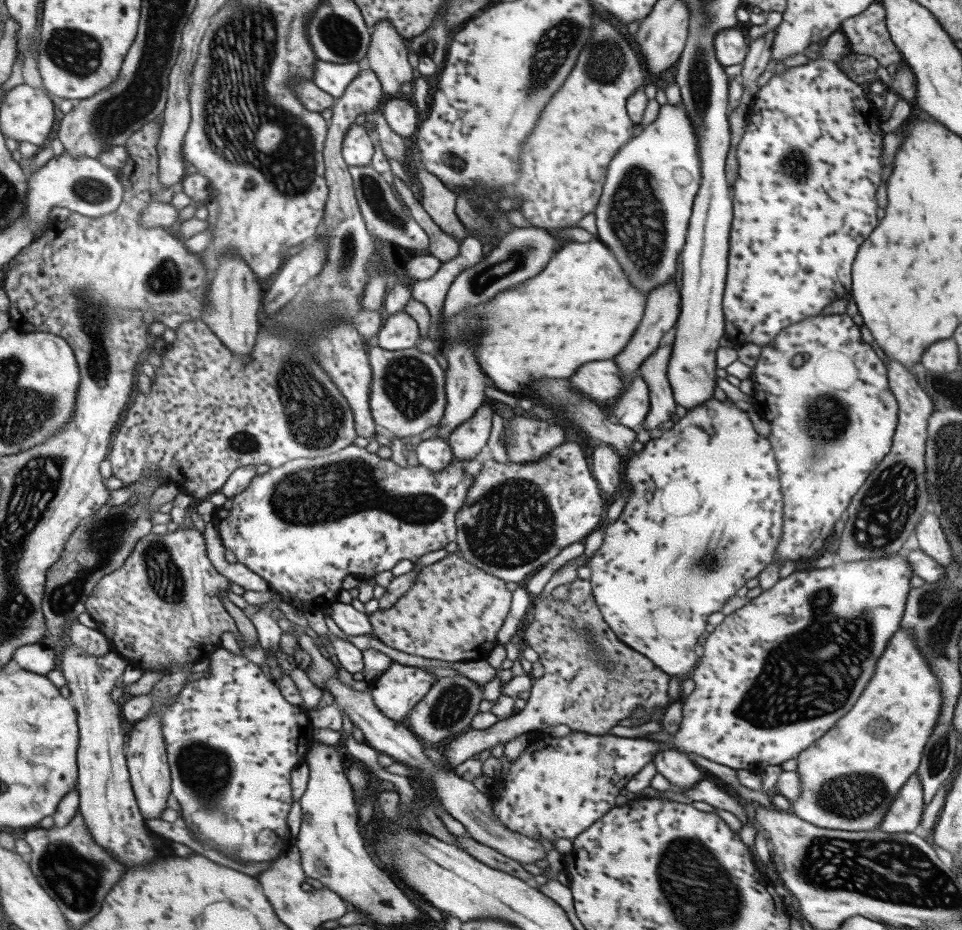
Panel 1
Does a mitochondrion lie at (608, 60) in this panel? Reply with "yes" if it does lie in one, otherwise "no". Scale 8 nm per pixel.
yes

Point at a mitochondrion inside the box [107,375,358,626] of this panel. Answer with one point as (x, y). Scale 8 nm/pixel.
(167, 580)

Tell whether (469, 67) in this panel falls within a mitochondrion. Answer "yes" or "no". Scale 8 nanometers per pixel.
no

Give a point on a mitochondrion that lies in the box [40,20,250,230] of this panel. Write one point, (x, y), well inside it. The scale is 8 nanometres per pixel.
(78, 52)

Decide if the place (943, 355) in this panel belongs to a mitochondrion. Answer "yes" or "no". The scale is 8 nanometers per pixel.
no

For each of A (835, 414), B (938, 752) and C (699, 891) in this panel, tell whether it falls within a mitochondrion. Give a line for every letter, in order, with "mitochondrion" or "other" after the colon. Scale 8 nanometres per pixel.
A: mitochondrion
B: mitochondrion
C: mitochondrion

